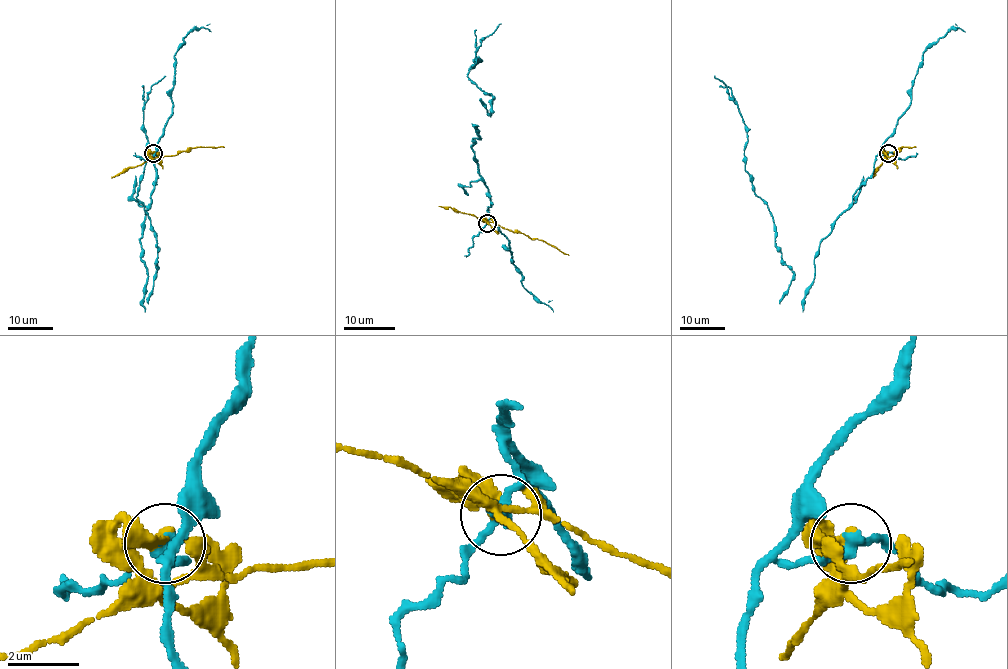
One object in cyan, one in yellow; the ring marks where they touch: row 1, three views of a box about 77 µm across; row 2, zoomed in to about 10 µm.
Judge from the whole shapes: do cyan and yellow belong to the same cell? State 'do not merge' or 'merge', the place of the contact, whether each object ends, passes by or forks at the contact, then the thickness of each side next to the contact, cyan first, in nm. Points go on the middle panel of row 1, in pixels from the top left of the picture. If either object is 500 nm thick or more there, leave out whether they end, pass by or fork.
do not merge; place (487, 223); cyan passes by; yellow ends; calibres 320 and 360 nm

